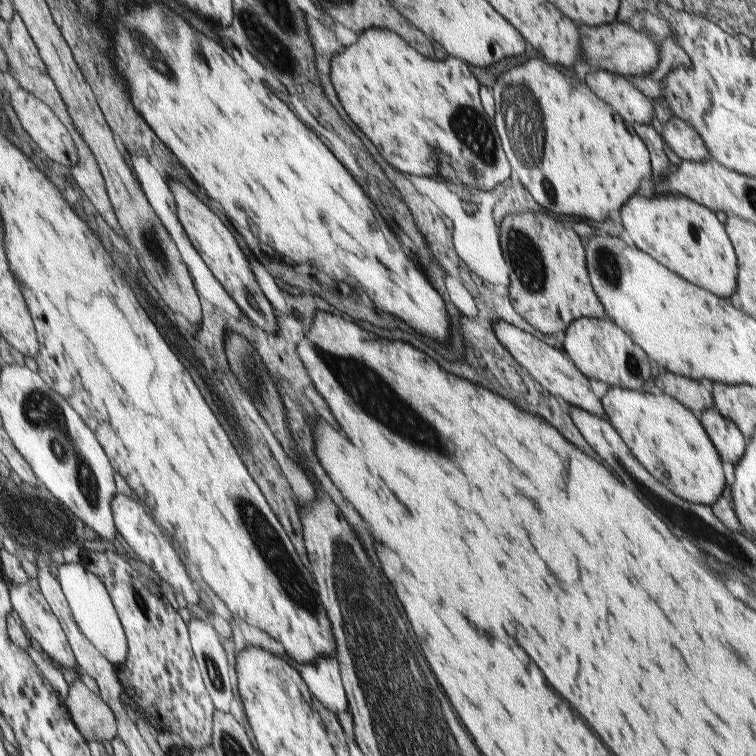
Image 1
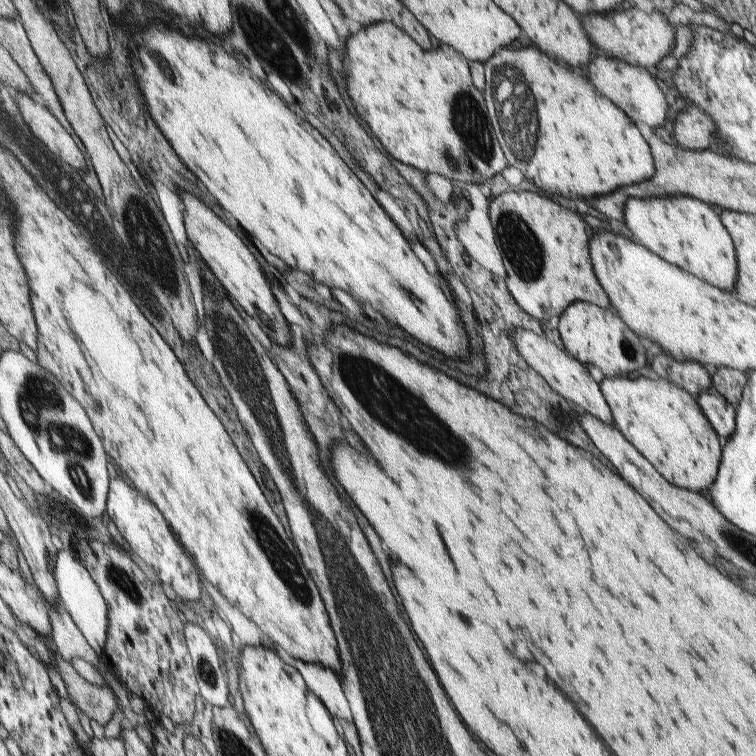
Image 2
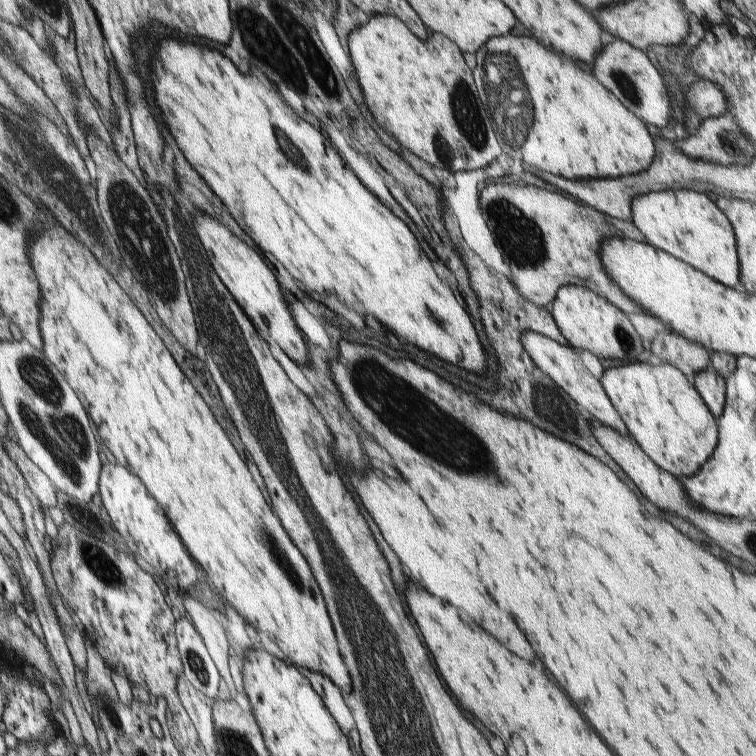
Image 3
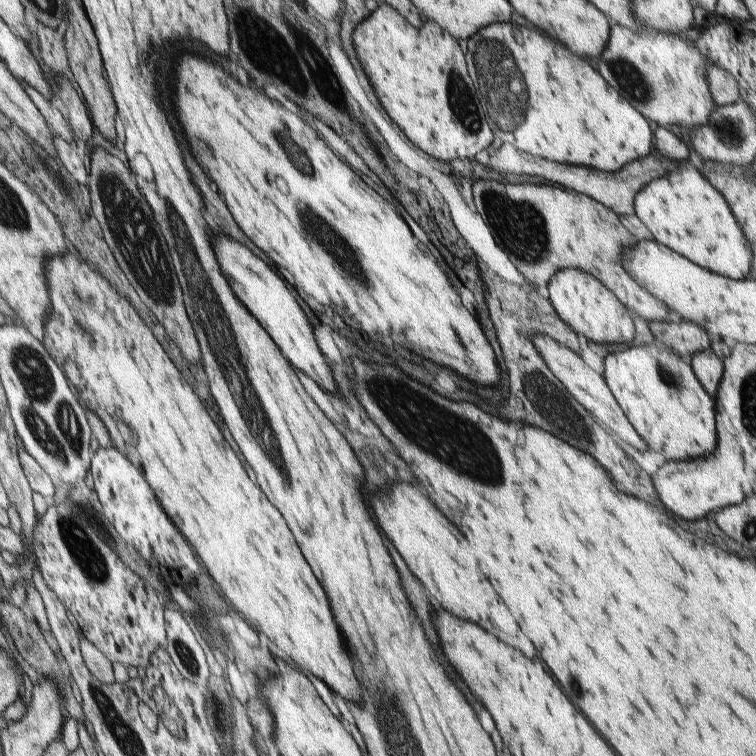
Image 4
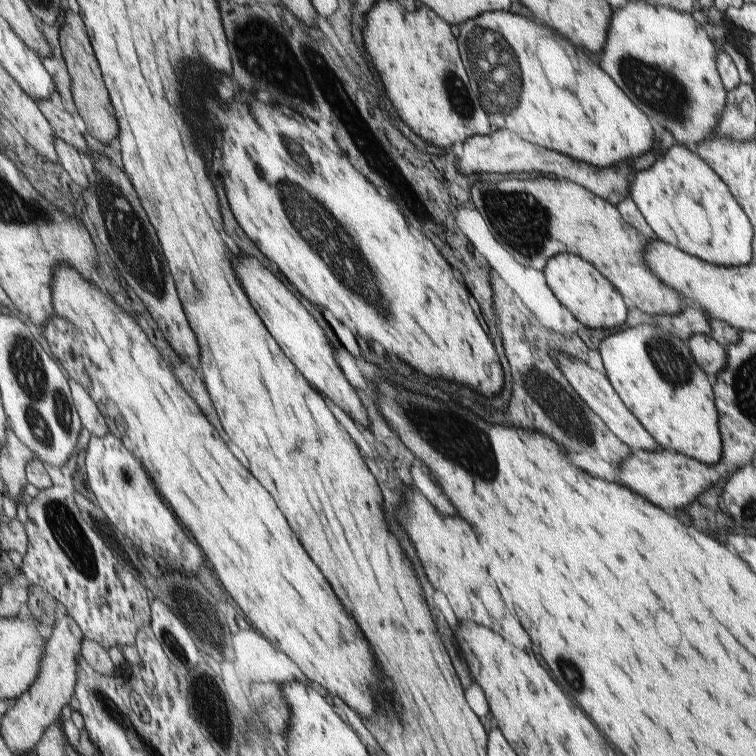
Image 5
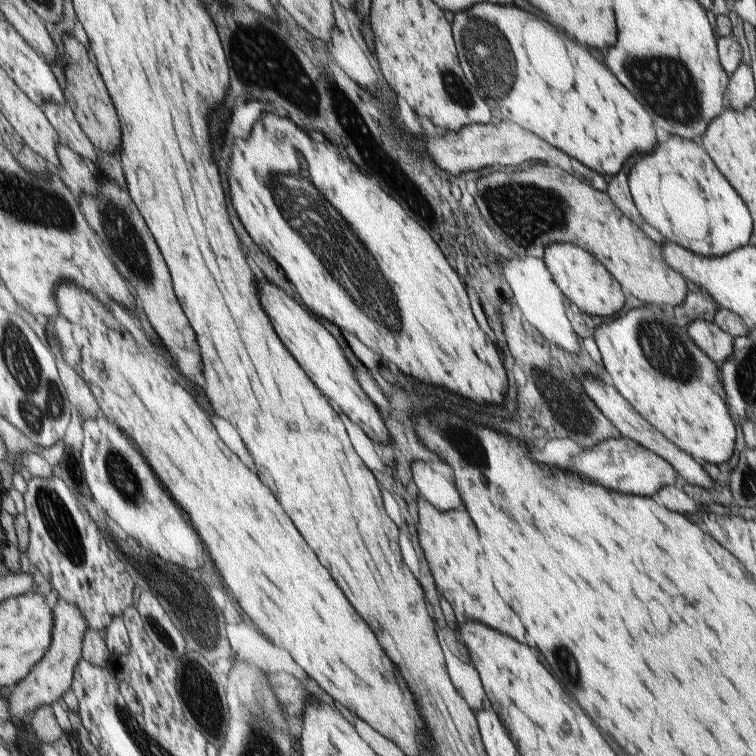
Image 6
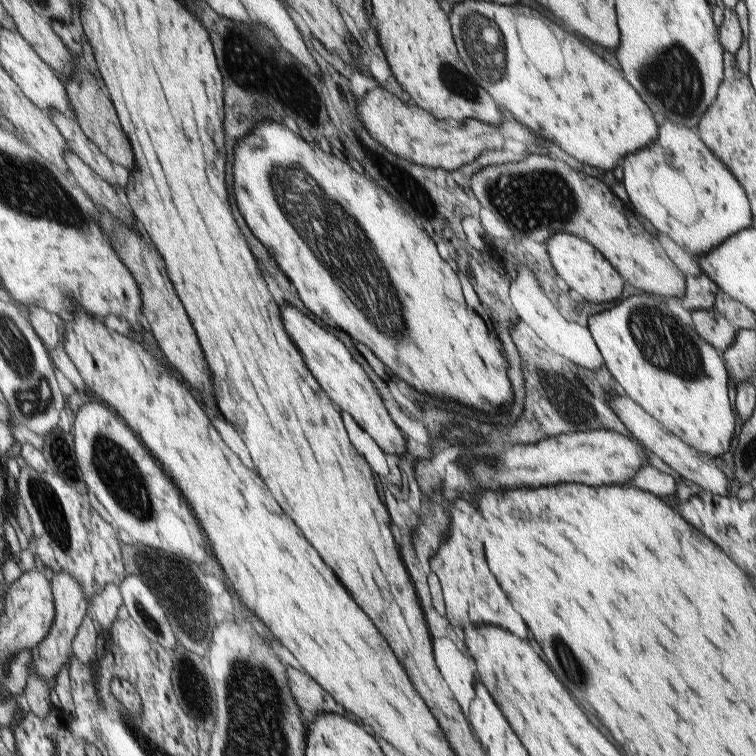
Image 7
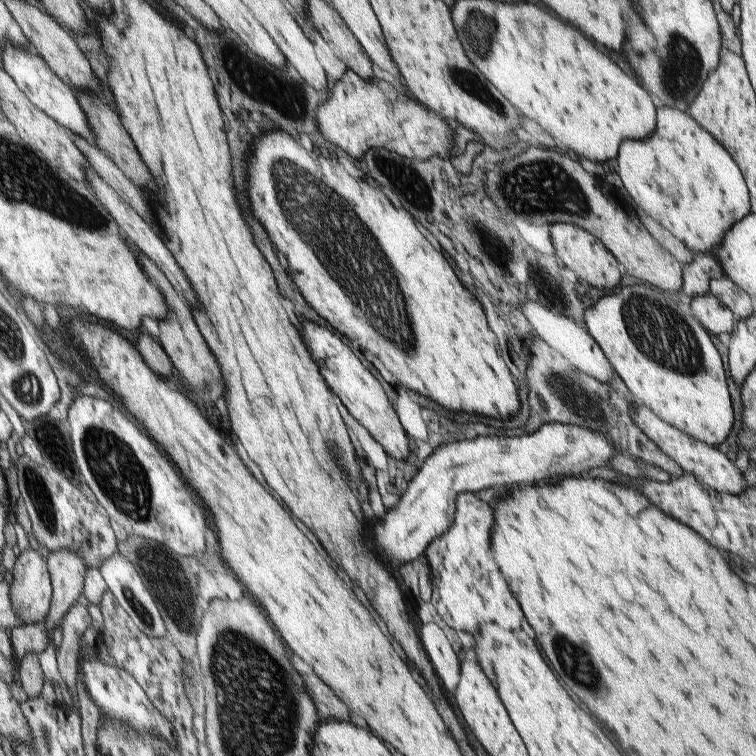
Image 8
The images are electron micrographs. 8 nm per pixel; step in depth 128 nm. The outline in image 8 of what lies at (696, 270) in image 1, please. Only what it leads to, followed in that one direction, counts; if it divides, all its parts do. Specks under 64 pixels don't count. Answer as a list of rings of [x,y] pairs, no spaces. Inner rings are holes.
[[[672,107],[658,108],[658,130],[646,140],[624,140],[618,147],[614,169],[636,206],[659,222],[689,250],[712,254],[725,235],[751,213],[749,190],[734,159],[707,130],[691,116]]]

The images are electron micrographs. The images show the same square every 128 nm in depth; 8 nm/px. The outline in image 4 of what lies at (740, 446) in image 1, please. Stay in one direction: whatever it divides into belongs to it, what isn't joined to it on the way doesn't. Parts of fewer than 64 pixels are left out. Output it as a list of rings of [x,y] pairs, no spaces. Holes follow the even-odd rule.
[[[711,348],[692,356],[689,360],[696,378],[704,390],[716,400],[718,387],[723,377],[723,361]]]

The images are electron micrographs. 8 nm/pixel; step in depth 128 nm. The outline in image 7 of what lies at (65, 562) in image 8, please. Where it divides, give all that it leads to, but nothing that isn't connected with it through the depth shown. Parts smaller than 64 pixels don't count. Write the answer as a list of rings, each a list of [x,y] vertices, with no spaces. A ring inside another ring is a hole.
[[[71,573],[54,574],[53,591],[57,601],[57,620],[50,636],[33,650],[33,667],[31,674],[40,675],[46,681],[52,682],[60,676],[64,666],[74,658],[74,643],[80,634],[82,625],[89,616],[90,602],[85,588]]]

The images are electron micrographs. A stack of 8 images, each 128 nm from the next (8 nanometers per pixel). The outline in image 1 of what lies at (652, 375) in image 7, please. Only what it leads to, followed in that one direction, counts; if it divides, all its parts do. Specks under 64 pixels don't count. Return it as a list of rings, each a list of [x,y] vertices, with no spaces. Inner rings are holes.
[[[610,387],[601,403],[604,405],[606,416],[616,432],[622,437],[638,462],[641,462],[642,466],[648,469],[654,479],[682,500],[697,505],[706,505],[710,508],[717,503],[717,500],[724,494],[727,485],[724,462],[708,438],[701,421],[694,416],[691,410],[664,393],[655,396],[650,393],[618,387]]]

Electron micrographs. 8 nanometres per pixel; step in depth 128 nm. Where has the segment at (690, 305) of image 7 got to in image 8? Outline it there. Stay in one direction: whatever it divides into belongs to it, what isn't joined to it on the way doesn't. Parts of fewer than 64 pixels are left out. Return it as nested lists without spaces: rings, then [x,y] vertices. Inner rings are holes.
[[[714,254],[695,257],[690,264],[682,265],[681,268],[684,270],[684,283],[681,291],[686,292],[686,296],[691,299],[710,294],[710,281],[725,276]]]

